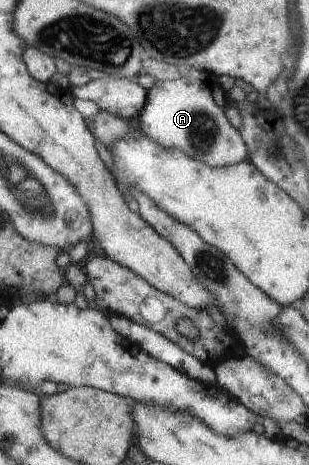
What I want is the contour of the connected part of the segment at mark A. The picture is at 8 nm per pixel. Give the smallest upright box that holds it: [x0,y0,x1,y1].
[135,69,248,168]

